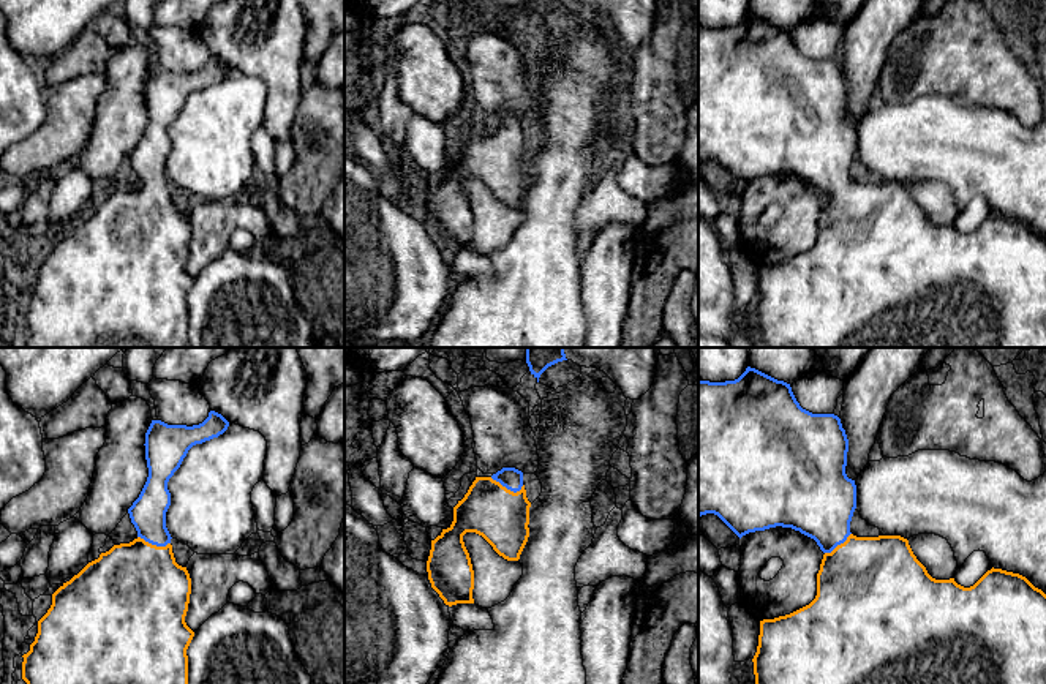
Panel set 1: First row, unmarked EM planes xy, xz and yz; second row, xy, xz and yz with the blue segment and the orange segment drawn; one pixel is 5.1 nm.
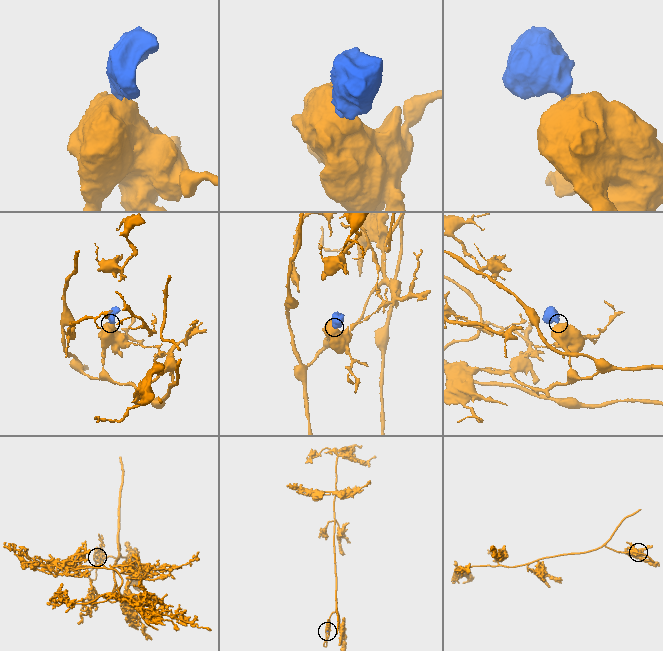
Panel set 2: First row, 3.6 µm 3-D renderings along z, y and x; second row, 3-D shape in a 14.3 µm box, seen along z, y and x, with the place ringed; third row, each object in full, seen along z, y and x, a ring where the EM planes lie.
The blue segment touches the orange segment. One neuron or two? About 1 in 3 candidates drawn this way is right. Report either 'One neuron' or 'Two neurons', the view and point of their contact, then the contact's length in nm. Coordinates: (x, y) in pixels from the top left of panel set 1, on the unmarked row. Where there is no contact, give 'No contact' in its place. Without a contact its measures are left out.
One neuron. Touches blue at xz (507, 135). Shared border 180 nm

